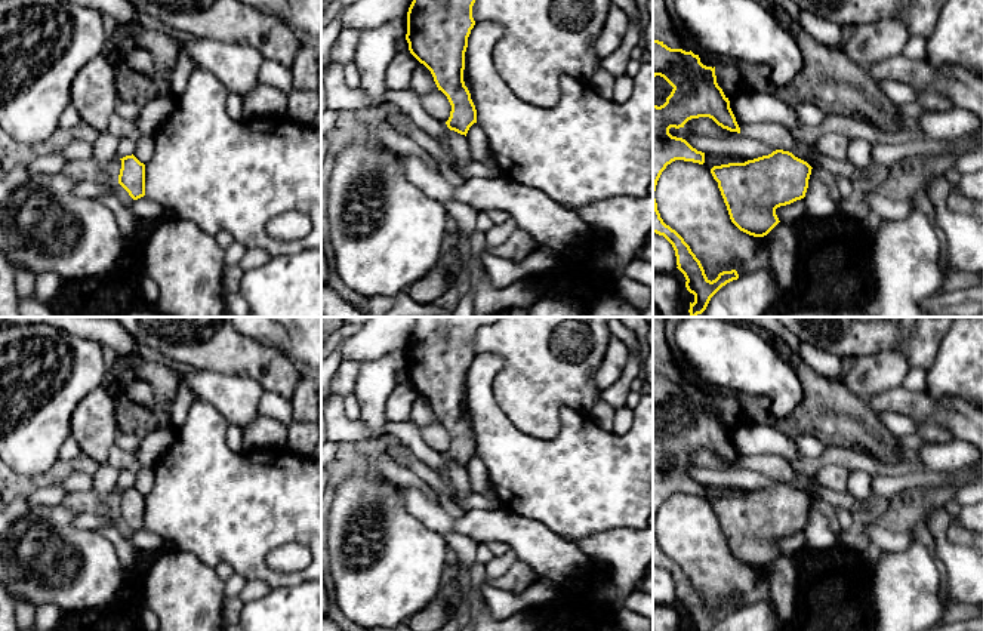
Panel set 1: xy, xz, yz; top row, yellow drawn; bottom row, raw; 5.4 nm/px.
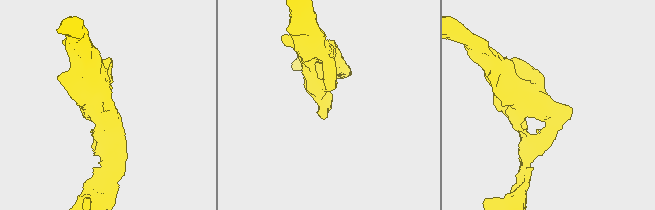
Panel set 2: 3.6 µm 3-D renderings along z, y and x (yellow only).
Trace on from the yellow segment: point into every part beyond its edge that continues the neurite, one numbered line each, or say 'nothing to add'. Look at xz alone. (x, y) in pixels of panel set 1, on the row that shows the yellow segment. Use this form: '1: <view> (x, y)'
nothing to add

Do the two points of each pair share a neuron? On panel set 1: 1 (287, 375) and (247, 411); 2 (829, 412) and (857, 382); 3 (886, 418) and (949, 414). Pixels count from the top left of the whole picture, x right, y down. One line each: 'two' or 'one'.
1: two
2: two
3: two

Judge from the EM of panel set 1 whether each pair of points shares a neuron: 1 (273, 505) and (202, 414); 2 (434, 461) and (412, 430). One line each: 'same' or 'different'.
1: same
2: same

